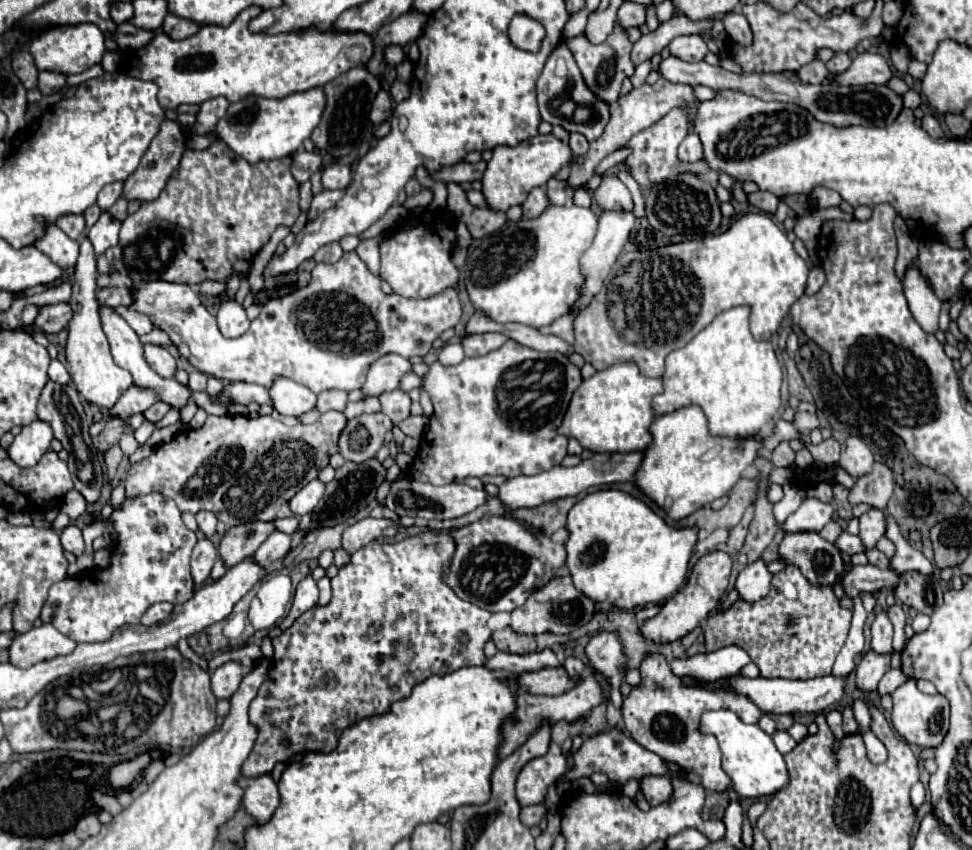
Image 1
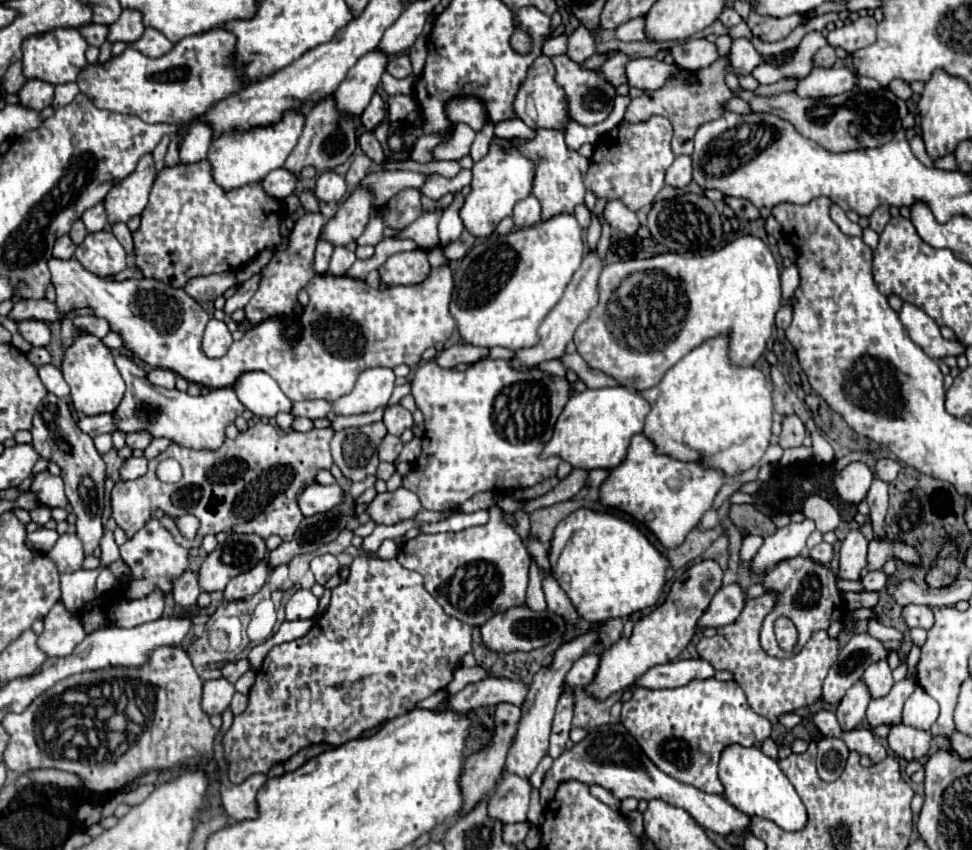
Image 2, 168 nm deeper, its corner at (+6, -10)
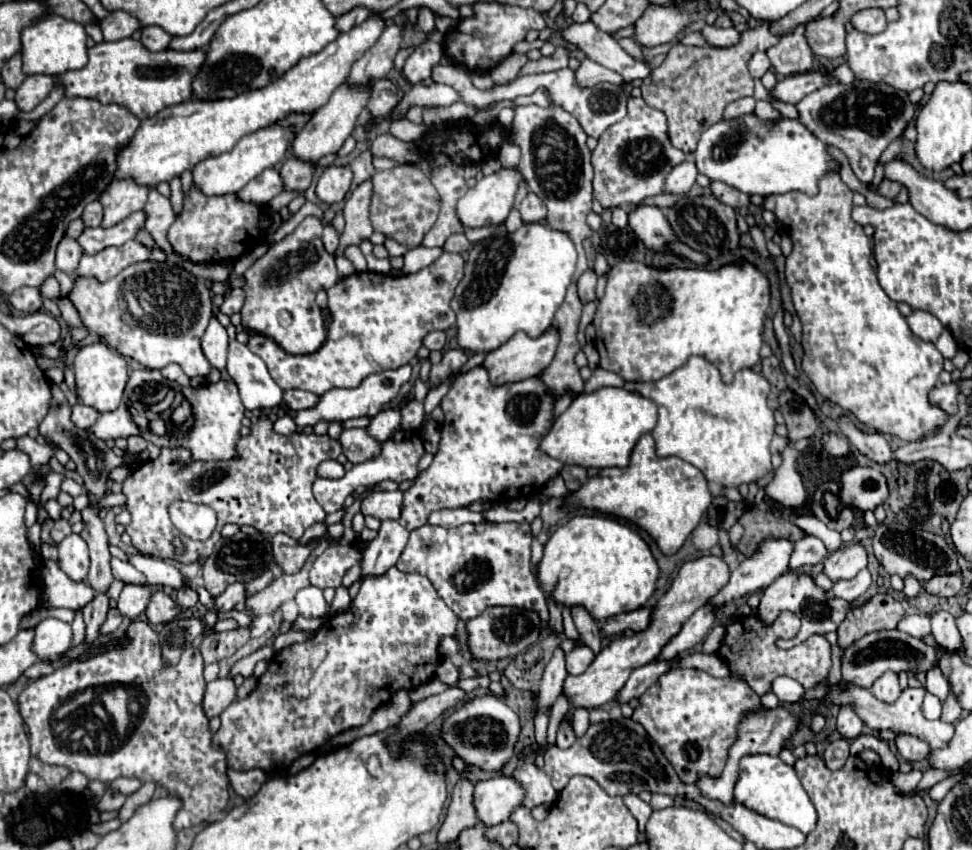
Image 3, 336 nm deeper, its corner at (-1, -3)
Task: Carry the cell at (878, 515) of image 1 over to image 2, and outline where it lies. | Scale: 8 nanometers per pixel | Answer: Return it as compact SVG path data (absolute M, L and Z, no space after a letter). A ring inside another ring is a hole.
M858 529L850 531L842 541L838 577L848 581L858 581L860 571L866 567L866 551L868 551L868 541L864 539L864 535Z

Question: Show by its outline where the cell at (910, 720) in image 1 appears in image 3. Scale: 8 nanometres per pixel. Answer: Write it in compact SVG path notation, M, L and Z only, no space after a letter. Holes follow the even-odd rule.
M899 734L895 738L895 744L897 744L897 750L899 754L907 760L907 762L917 762L917 760L923 760L929 756L931 748L925 740L917 738L917 736L911 736L911 734Z

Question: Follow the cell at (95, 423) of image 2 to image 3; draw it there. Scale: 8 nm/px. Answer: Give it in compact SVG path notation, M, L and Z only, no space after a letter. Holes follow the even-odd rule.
M75 404L73 406L73 416L71 420L79 426L79 428L85 428L89 430L99 418L99 412L95 408L89 408L89 406L83 406L83 404Z

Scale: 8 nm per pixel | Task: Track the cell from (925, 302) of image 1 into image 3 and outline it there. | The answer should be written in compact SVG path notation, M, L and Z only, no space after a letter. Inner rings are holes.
M913 310L907 316L907 324L917 338L927 340L927 342L937 342L937 338L943 332L943 324L933 314L929 314L925 310Z

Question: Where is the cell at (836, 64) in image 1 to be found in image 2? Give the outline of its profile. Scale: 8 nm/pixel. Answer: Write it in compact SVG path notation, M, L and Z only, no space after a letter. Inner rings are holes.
M824 45L822 49L816 51L814 55L814 63L820 65L820 67L832 67L836 63L836 53L834 53L834 47L830 45Z

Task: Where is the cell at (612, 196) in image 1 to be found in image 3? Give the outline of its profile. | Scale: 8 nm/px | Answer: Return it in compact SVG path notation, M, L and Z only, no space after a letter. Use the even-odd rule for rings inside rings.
M641 204L635 210L631 210L629 226L649 248L663 250L665 242L677 238L669 228L669 222L665 220L665 214L657 206Z

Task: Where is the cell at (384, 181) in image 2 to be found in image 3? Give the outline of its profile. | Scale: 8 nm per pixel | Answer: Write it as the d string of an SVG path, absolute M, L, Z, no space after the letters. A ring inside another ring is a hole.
M367 178L347 198L347 202L343 206L345 230L341 234L341 244L339 244L337 254L343 254L343 250L349 244L359 244L361 240L369 238L373 234L373 226L369 220L371 196L373 196L373 182L371 182L371 178Z

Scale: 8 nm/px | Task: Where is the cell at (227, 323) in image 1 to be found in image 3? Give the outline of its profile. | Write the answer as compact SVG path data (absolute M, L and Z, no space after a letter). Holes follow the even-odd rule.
M213 316L203 338L201 338L201 346L203 352L207 356L207 360L213 364L213 368L223 370L225 368L225 360L227 360L227 348L229 348L229 336L225 326Z

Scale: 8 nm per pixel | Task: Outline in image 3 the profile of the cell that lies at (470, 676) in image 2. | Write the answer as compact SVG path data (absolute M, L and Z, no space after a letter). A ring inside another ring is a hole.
M445 658L441 662L441 672L437 672L437 680L441 680L447 686L457 686L461 680L461 672L449 658Z

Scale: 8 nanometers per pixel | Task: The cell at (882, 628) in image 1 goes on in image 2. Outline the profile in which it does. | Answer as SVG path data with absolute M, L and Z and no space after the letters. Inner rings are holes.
M878 661L874 665L870 665L862 677L862 681L866 683L870 697L878 699L878 697L886 697L890 693L890 687L894 685L892 679L892 671L888 667L886 661Z

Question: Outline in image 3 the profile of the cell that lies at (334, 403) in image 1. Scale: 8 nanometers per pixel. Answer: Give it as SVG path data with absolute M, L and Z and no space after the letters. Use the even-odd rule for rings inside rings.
M287 390L283 400L291 410L307 410L319 404L319 396L313 392L305 392L305 390Z

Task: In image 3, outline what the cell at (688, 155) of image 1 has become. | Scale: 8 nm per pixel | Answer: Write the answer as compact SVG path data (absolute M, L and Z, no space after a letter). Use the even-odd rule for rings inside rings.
M685 160L681 164L677 164L665 182L665 192L669 194L687 194L689 188L695 184L697 178L697 168L691 160Z

